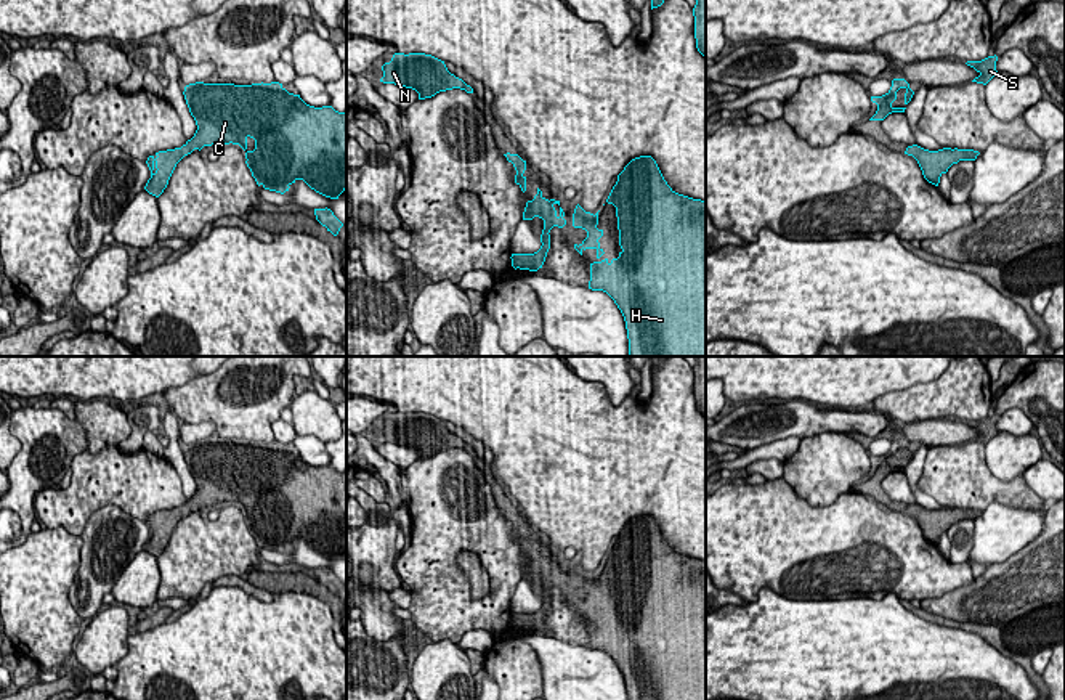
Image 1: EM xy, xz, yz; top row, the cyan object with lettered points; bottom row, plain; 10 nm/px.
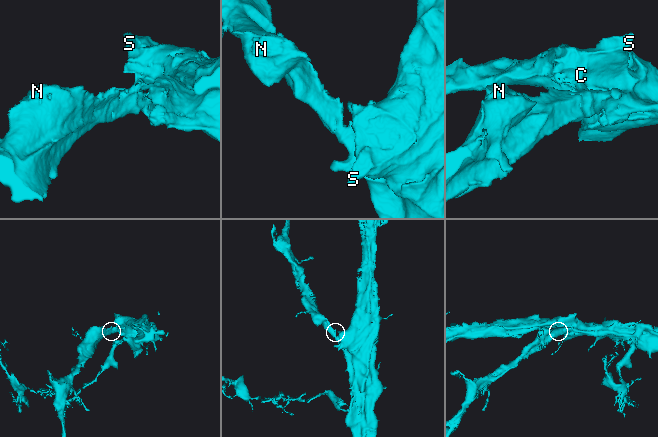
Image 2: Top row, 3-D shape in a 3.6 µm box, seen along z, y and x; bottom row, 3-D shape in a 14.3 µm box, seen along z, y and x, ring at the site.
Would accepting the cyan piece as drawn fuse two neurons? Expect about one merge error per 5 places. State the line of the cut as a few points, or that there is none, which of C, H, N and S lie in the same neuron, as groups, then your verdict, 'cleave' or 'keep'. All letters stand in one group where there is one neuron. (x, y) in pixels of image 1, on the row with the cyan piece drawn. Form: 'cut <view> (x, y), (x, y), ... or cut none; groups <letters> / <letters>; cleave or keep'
cut none; groups C H N S; keep

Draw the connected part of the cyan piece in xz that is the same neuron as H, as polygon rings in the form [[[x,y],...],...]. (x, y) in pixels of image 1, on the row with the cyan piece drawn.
[[[640,156],[632,159],[618,175],[606,202],[616,207],[622,250],[611,262],[605,258],[590,263],[589,289],[606,292],[621,310],[627,329],[629,356],[706,356],[706,201],[675,193],[664,180],[656,161],[651,156]]]

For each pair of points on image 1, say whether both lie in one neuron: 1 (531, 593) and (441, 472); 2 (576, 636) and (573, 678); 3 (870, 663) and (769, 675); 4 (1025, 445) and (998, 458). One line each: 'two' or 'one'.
1: two
2: two
3: one
4: one

